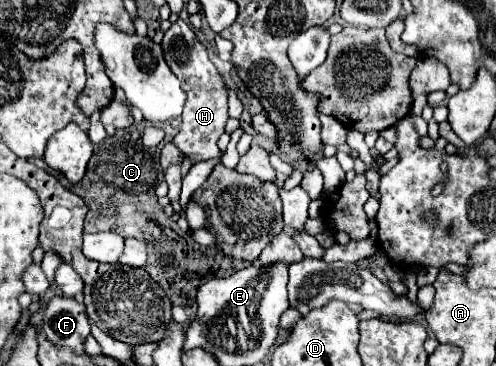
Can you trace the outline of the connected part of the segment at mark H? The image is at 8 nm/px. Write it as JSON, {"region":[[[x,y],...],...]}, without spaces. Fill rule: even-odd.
{"region":[[[181,18],[175,24],[171,24],[171,28],[165,32],[161,46],[163,46],[163,54],[165,54],[165,60],[171,68],[171,72],[179,78],[181,88],[187,94],[187,100],[183,106],[181,130],[175,136],[173,144],[185,156],[189,156],[189,160],[193,164],[201,162],[201,160],[217,158],[221,154],[221,150],[217,148],[217,140],[225,132],[225,124],[229,120],[227,86],[225,86],[223,78],[219,76],[215,64],[209,60],[205,46],[195,38],[195,32],[191,30],[191,26],[187,22],[183,22]]]}

